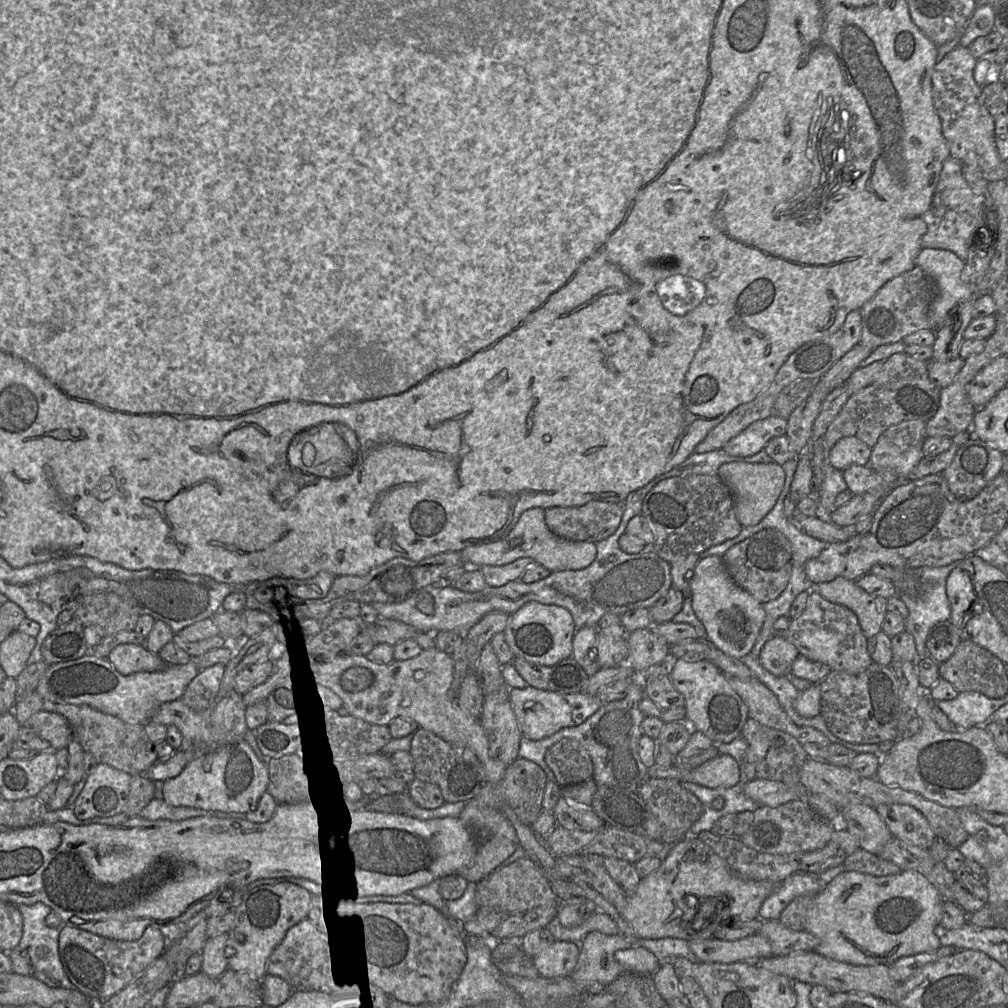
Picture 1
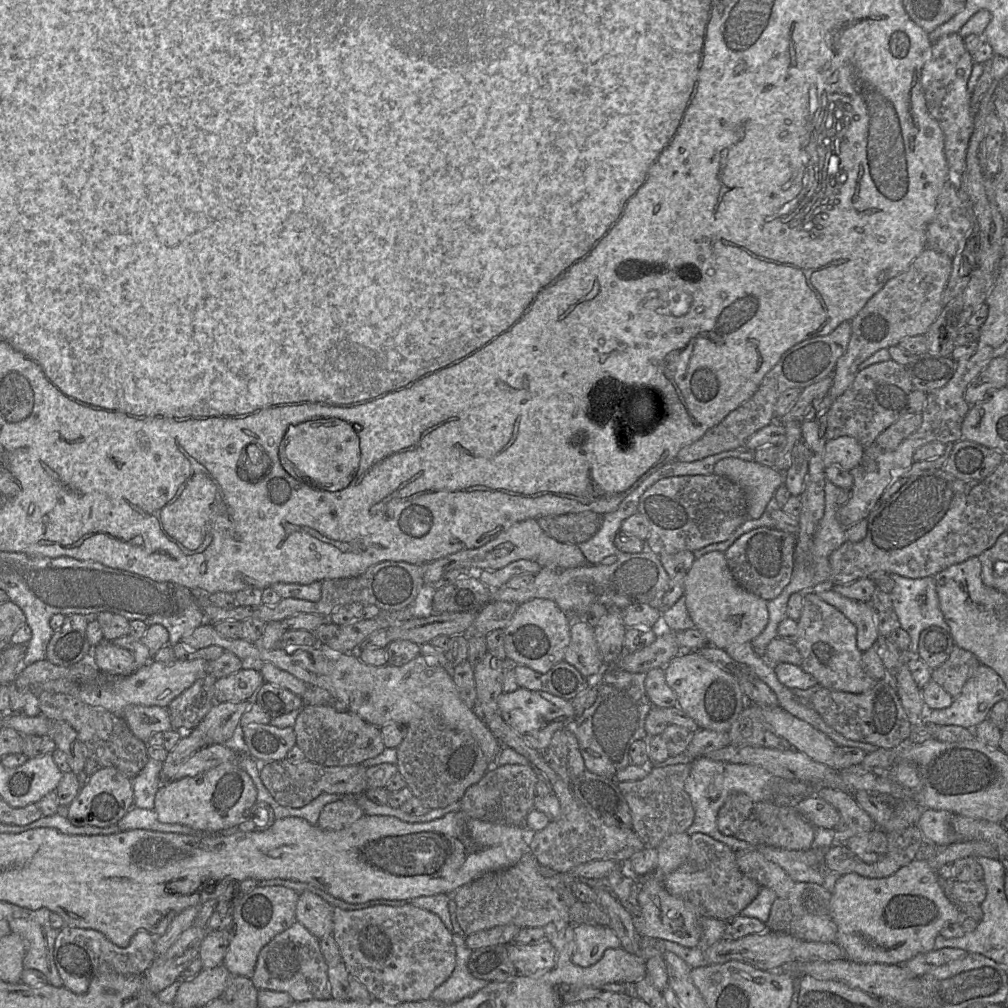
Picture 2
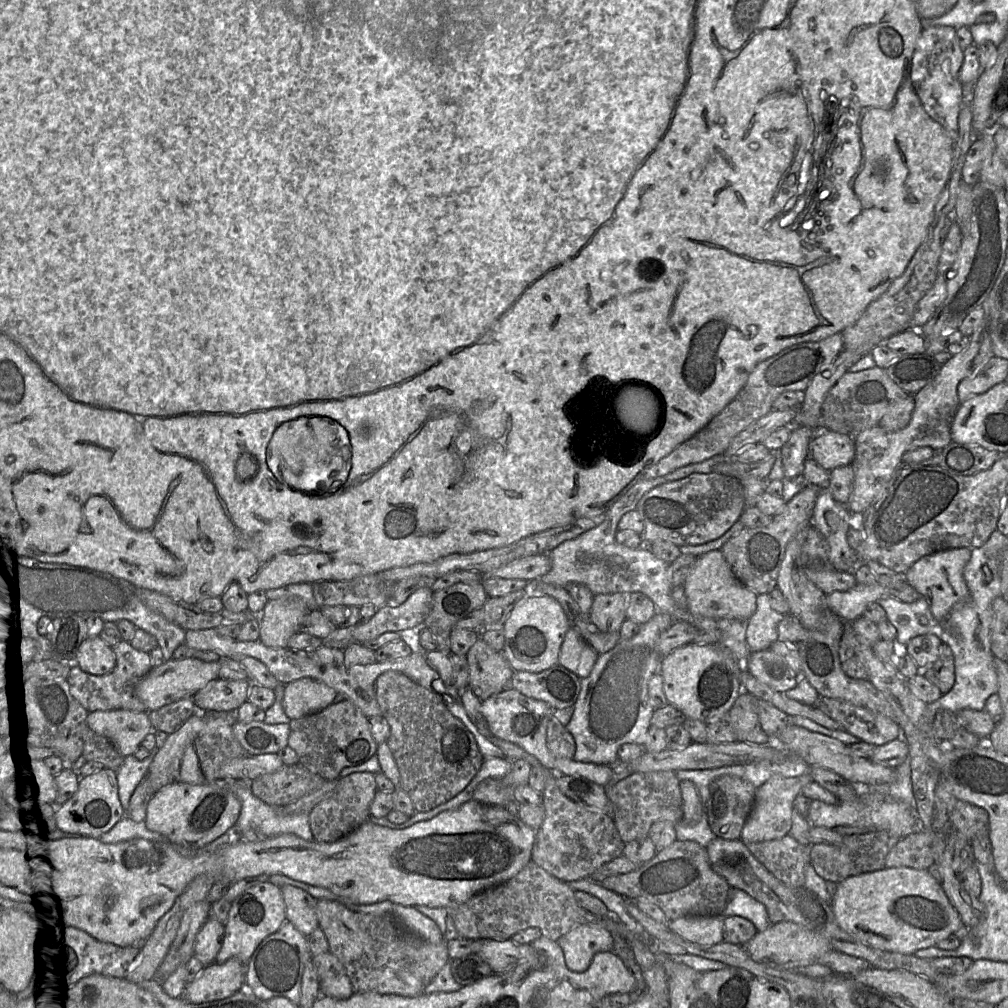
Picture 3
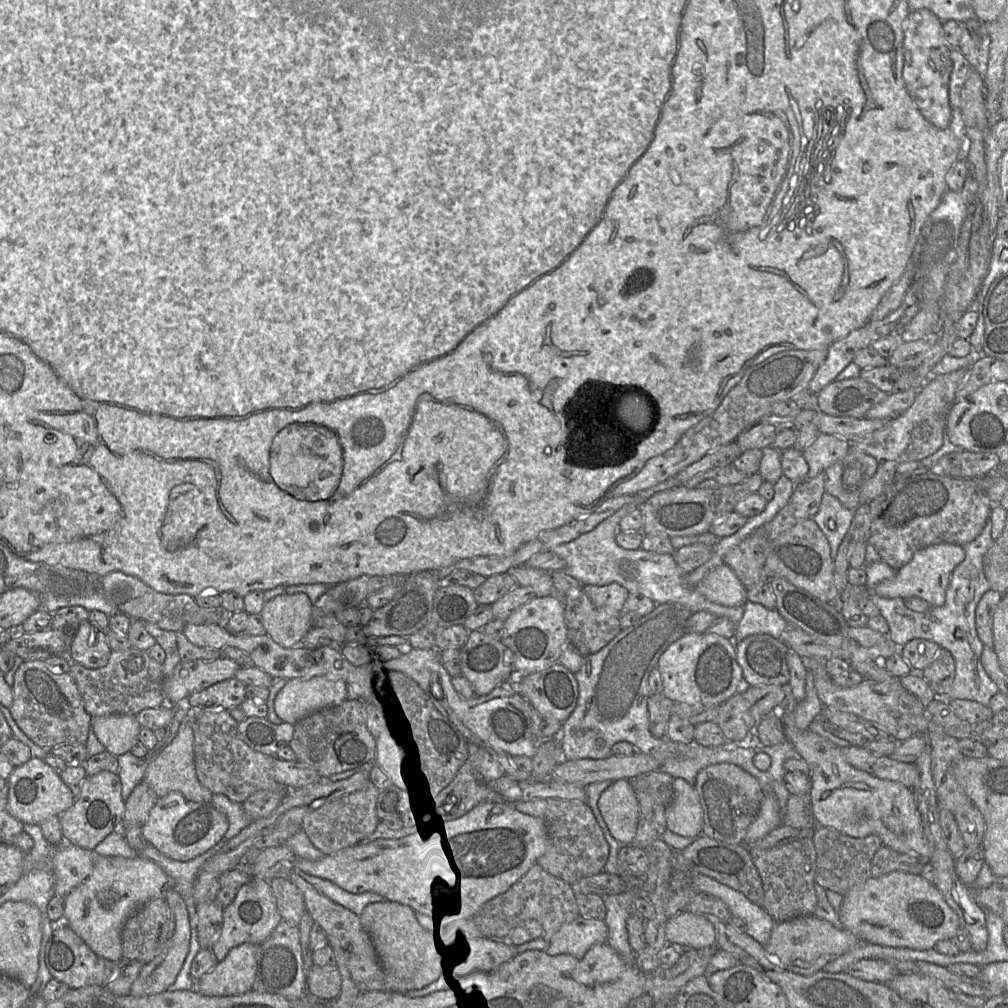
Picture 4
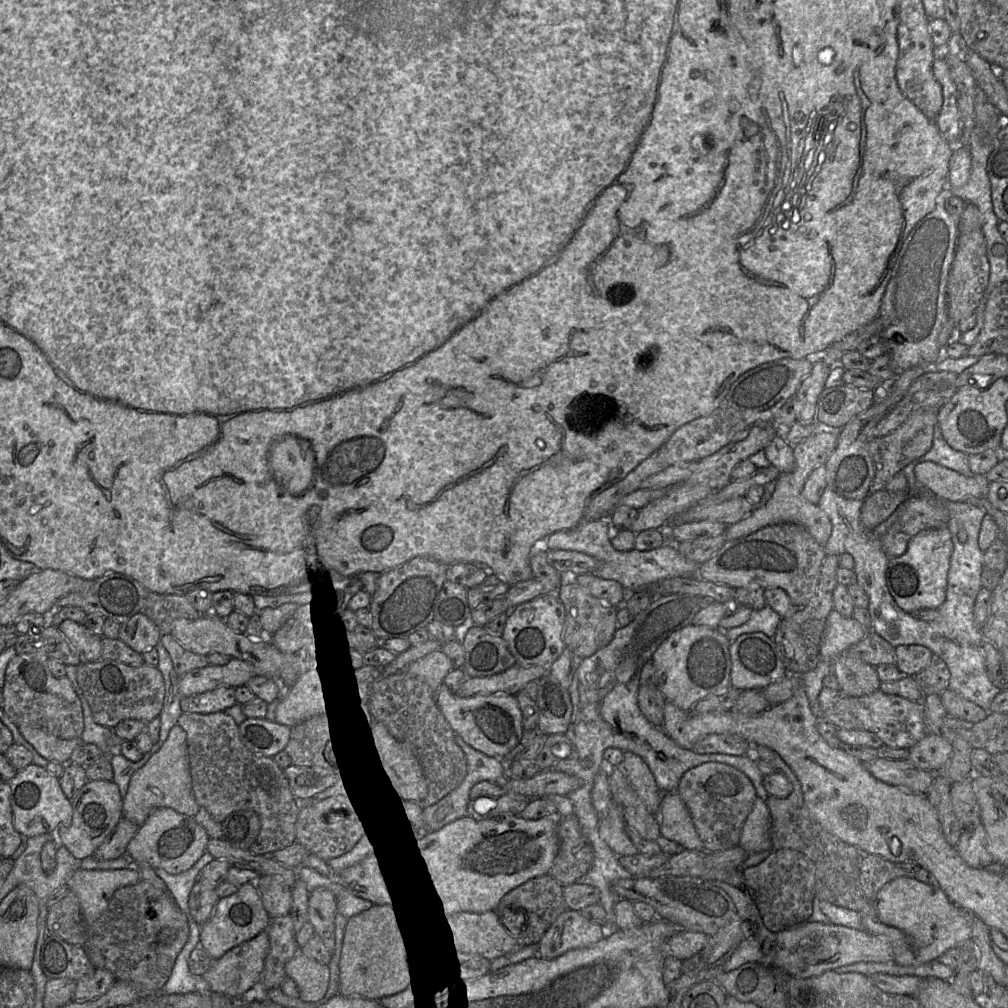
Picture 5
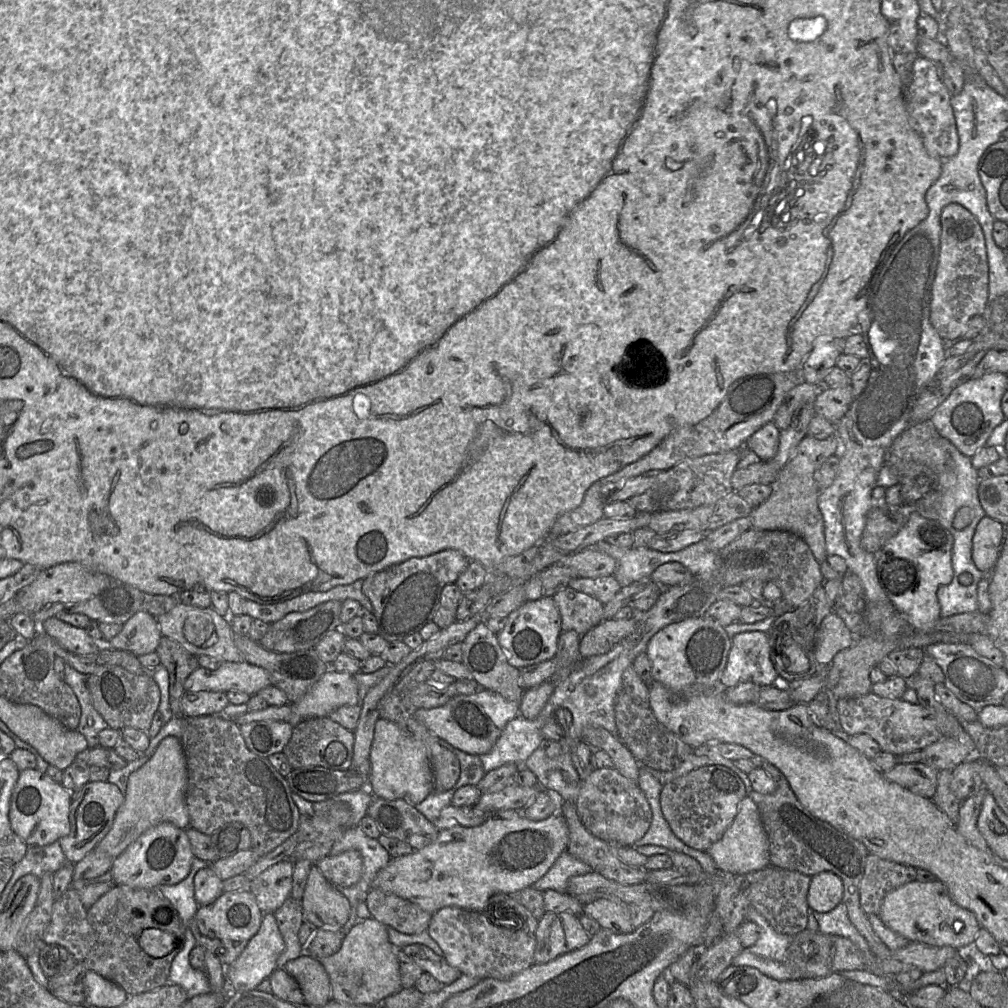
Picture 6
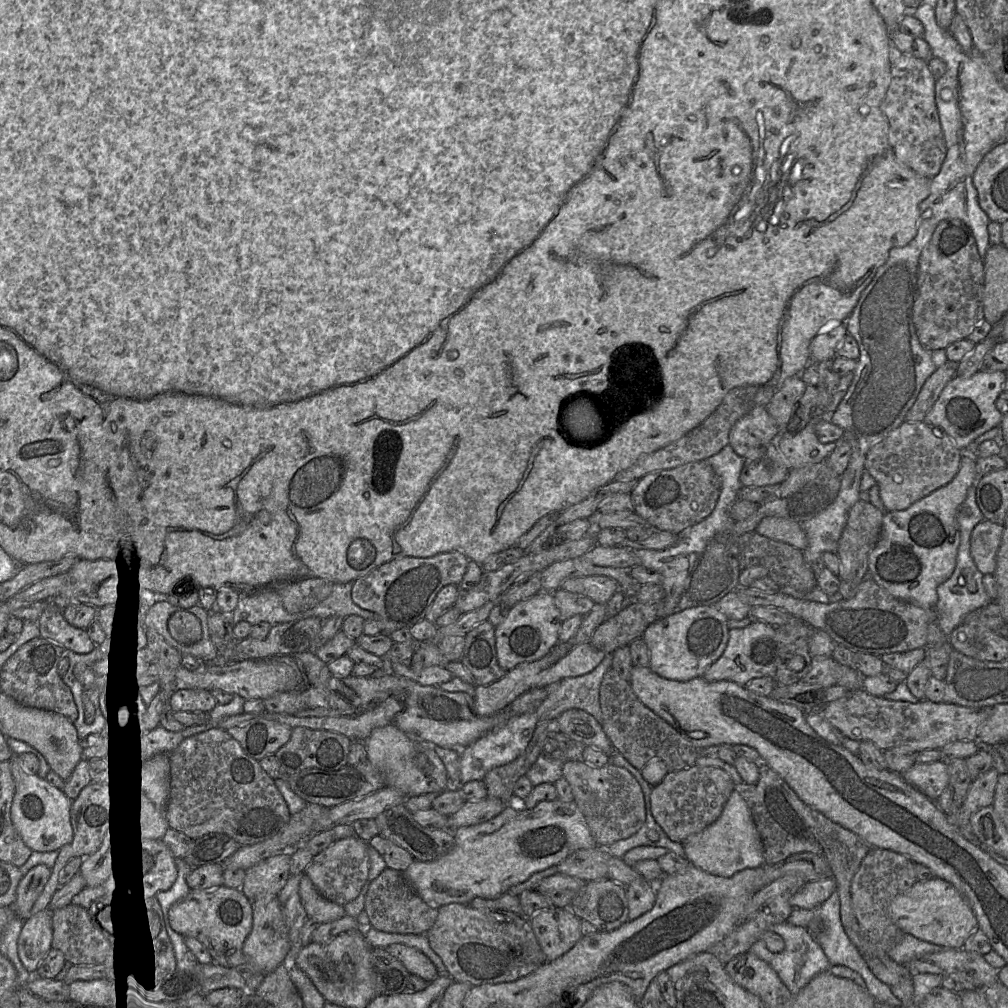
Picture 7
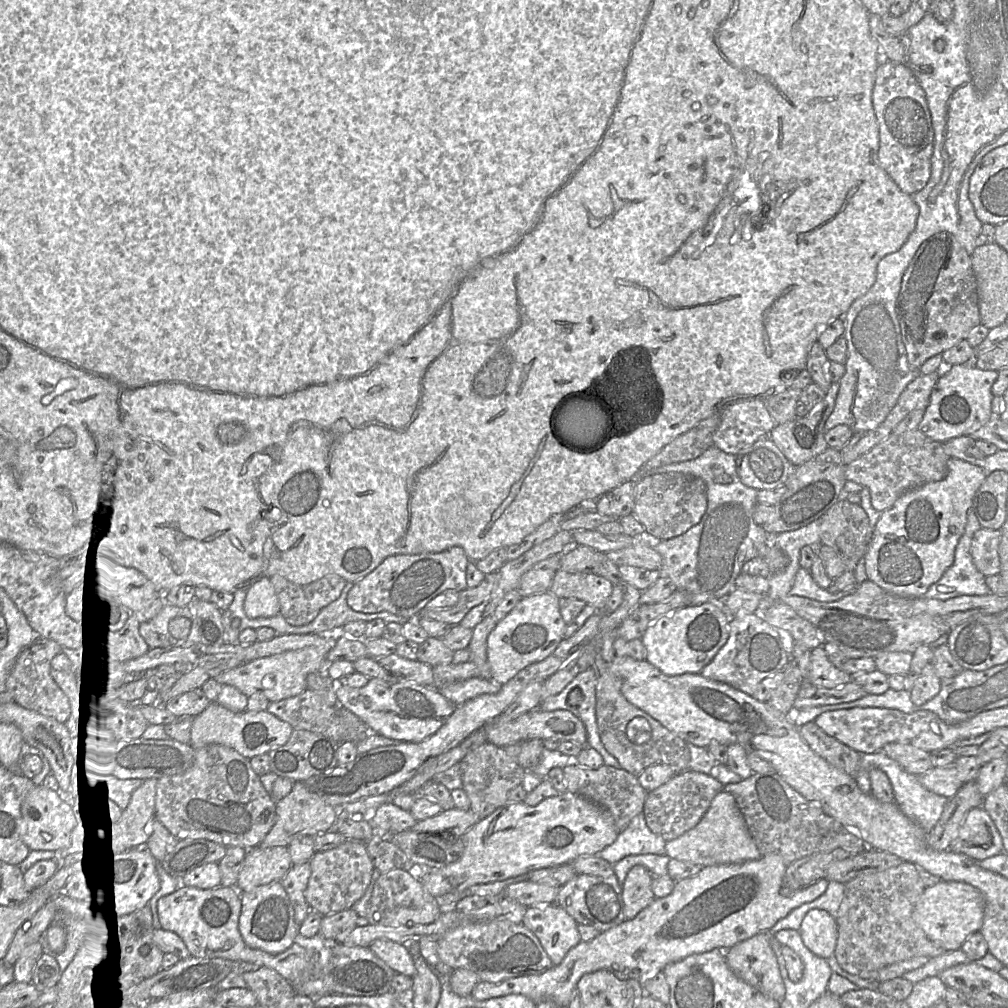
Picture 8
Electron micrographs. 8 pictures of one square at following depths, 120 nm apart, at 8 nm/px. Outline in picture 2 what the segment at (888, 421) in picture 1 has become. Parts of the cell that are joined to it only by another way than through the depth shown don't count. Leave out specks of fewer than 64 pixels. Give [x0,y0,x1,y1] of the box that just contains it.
[826,359,927,447]

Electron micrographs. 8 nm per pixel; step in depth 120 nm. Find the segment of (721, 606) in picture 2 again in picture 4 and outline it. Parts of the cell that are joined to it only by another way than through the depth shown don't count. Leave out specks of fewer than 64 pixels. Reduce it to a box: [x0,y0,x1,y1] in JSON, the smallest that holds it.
[695,562,747,607]

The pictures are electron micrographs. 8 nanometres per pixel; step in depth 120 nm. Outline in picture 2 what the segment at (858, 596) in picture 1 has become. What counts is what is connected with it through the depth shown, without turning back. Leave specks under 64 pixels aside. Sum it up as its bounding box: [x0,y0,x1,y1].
[813,589,880,652]

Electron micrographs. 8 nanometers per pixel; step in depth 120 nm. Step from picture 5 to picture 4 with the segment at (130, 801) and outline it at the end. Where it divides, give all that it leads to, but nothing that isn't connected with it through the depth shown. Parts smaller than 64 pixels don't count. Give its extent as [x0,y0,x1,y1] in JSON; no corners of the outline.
[143,722,212,802]

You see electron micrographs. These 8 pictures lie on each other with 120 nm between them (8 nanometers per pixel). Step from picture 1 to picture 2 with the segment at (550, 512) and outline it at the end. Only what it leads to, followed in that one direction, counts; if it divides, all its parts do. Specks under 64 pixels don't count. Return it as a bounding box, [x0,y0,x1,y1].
[538,511,605,544]

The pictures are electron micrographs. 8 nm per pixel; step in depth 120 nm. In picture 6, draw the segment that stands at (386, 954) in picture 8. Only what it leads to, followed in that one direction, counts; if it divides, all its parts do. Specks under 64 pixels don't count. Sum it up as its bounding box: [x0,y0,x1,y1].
[401,943,461,985]

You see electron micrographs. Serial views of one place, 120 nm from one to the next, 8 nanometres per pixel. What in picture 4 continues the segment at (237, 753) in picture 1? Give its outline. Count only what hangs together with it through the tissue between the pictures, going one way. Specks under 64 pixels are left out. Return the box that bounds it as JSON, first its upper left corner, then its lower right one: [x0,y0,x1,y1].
[91,714,229,861]

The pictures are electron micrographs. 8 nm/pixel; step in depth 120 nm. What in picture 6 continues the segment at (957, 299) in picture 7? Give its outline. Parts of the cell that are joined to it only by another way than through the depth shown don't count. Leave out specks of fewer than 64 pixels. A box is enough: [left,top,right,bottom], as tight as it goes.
[929,203,988,340]

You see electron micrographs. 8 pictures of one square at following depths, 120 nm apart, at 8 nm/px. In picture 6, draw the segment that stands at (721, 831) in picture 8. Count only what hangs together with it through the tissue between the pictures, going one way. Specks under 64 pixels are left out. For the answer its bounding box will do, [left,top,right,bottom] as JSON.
[707,796,770,875]

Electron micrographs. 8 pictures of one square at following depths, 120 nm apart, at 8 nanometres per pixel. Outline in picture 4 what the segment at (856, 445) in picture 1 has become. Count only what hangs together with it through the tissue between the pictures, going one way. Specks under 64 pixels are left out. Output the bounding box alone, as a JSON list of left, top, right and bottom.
[803,433,851,480]

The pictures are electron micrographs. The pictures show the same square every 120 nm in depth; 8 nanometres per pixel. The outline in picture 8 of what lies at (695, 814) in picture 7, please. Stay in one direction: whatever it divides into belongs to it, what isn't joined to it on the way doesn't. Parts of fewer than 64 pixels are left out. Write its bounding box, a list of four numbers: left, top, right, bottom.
[643,769,724,842]

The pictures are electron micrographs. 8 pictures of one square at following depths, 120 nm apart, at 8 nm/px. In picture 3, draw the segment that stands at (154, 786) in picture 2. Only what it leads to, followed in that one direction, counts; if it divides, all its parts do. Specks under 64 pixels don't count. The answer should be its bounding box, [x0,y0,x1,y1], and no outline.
[116,747,158,815]

